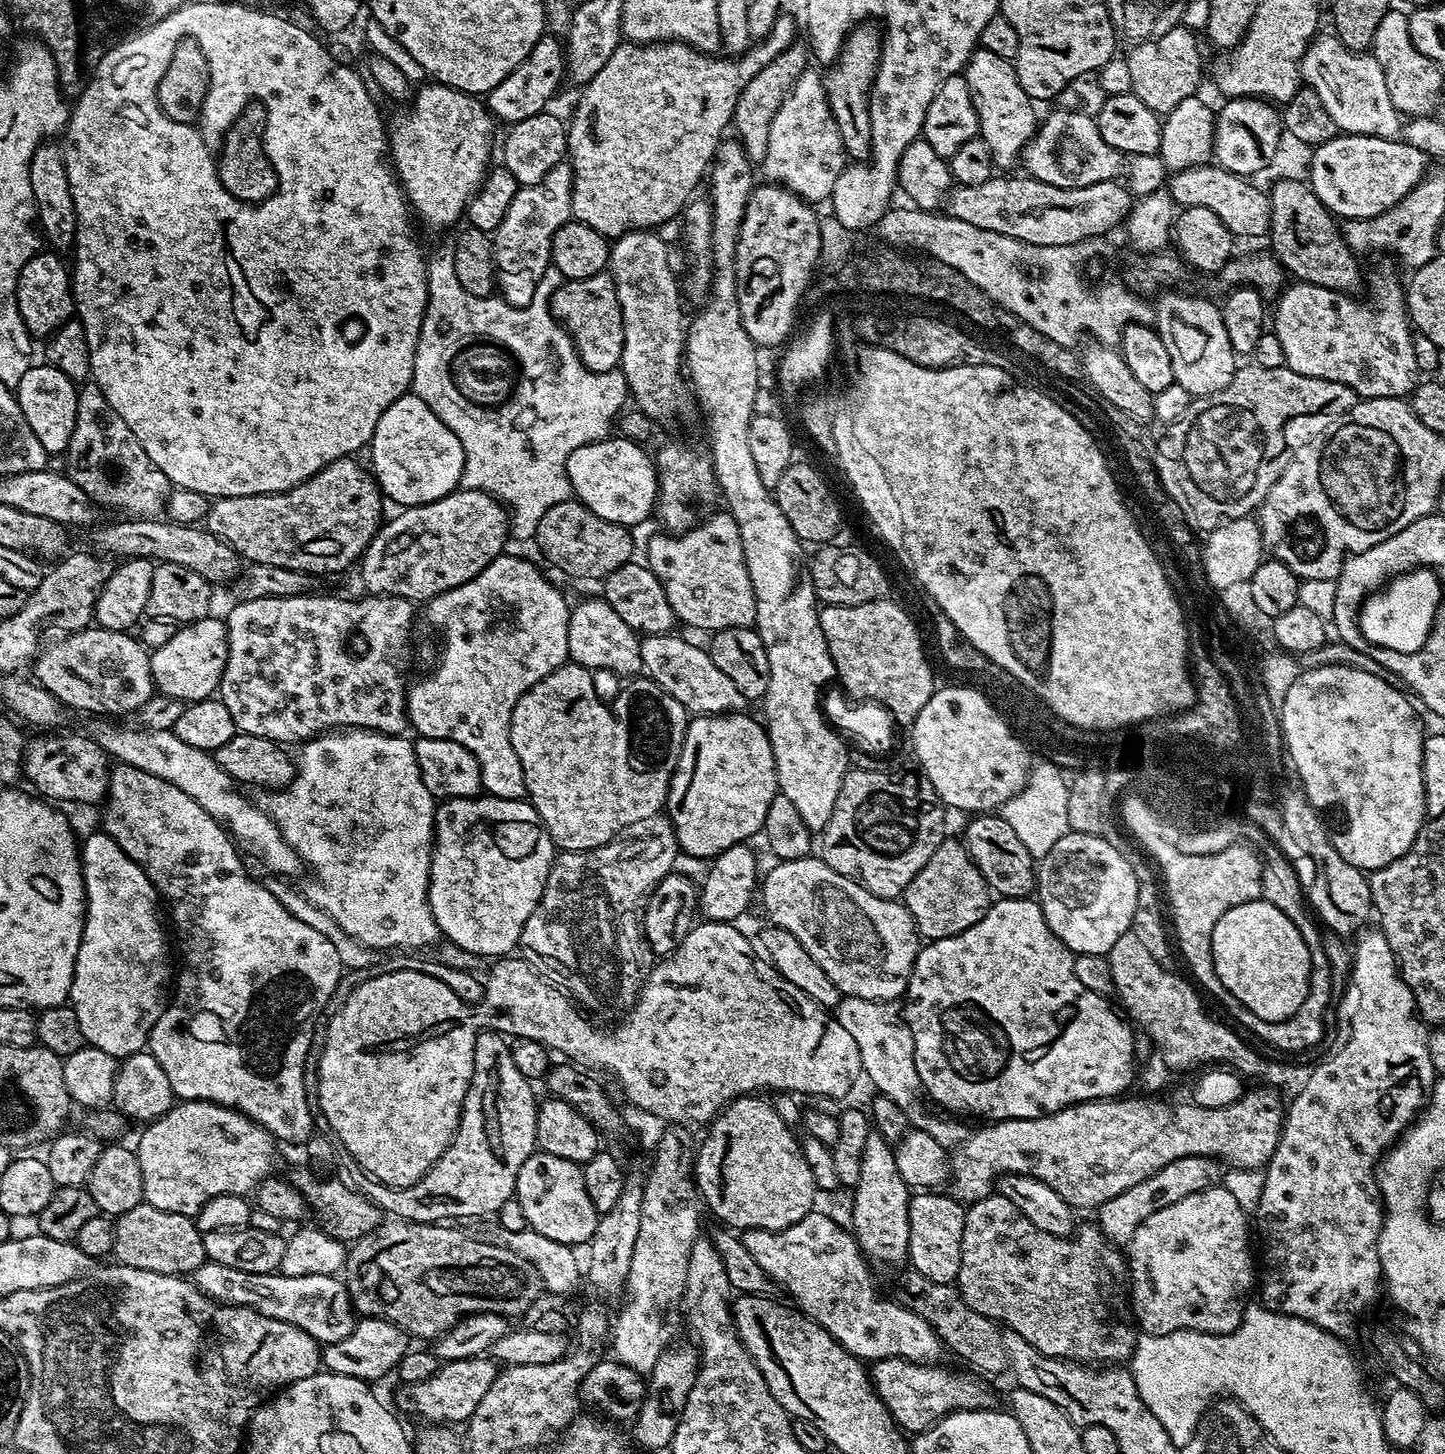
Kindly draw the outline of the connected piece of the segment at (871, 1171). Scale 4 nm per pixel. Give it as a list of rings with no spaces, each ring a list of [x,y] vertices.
[[[869,1131],[866,1147],[862,1150],[862,1174],[858,1174],[858,1182],[850,1196],[852,1202],[851,1231],[860,1245],[861,1252],[869,1261],[877,1260],[880,1264],[900,1264],[908,1260],[908,1243],[910,1242],[910,1189],[902,1182],[902,1174],[898,1174],[898,1162],[893,1145],[882,1138],[882,1134]]]

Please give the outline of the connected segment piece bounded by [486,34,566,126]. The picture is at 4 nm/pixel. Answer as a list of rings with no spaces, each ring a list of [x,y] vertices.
[[[552,34],[540,36],[519,66],[486,93],[486,107],[497,121],[505,120],[505,125],[511,126],[522,122],[522,118],[534,118],[534,114],[545,111],[548,101],[561,89],[560,82],[566,73],[566,48],[555,39],[559,40]]]

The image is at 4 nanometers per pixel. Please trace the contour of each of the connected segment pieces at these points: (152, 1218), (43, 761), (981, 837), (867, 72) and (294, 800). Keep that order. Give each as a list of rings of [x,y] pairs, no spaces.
[[[142,1202],[138,1206],[134,1206],[134,1210],[126,1210],[126,1214],[115,1217],[111,1255],[119,1263],[134,1266],[138,1270],[150,1270],[154,1274],[166,1274],[167,1276],[187,1277],[196,1272],[198,1266],[202,1266],[206,1262],[204,1233],[198,1230],[193,1217],[170,1214],[166,1210],[158,1210],[158,1206],[150,1206]]]
[[[36,734],[24,746],[23,779],[29,780],[41,797],[52,802],[73,800],[76,804],[96,804],[108,795],[110,757],[87,735],[56,736],[60,734]]]
[[[976,814],[964,828],[962,843],[970,858],[978,866],[989,889],[1000,898],[1028,898],[1038,884],[1038,864],[1026,846],[1014,834],[1010,822],[998,814]]]
[[[857,26],[849,32],[848,37],[844,39],[844,45],[840,47],[840,53],[835,56],[835,58],[831,61],[832,69],[829,72],[825,71],[823,73],[824,77],[824,89],[826,90],[826,94],[828,95],[828,101],[830,102],[830,110],[834,114],[834,122],[838,126],[838,134],[842,138],[842,146],[844,147],[845,157],[849,161],[852,162],[864,162],[869,159],[872,155],[872,135],[870,134],[870,110],[868,109],[868,94],[872,90],[872,79],[876,77],[876,67],[878,66],[878,62],[880,61],[880,45],[882,43],[881,37],[879,35],[876,36],[871,32],[870,29],[864,28],[868,26]]]
[[[349,728],[336,730],[331,734],[303,741],[299,745],[300,757],[295,757],[296,776],[286,788],[272,790],[267,793],[268,801],[262,807],[280,827],[284,840],[297,854],[301,861],[312,871],[313,880],[306,888],[310,902],[318,909],[334,918],[334,922],[352,939],[356,939],[364,947],[377,950],[424,950],[431,949],[441,939],[442,933],[428,901],[428,883],[430,882],[430,866],[432,865],[432,846],[436,838],[436,797],[426,790],[426,782],[422,782],[422,774],[418,770],[415,743],[407,735],[387,736],[381,732],[371,732],[365,728]]]

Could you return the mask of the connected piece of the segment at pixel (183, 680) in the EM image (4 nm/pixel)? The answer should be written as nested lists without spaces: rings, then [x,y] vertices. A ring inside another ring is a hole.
[[[209,614],[193,624],[177,627],[170,642],[151,653],[152,683],[159,695],[195,702],[209,699],[219,689],[228,657],[228,625],[214,617]]]

